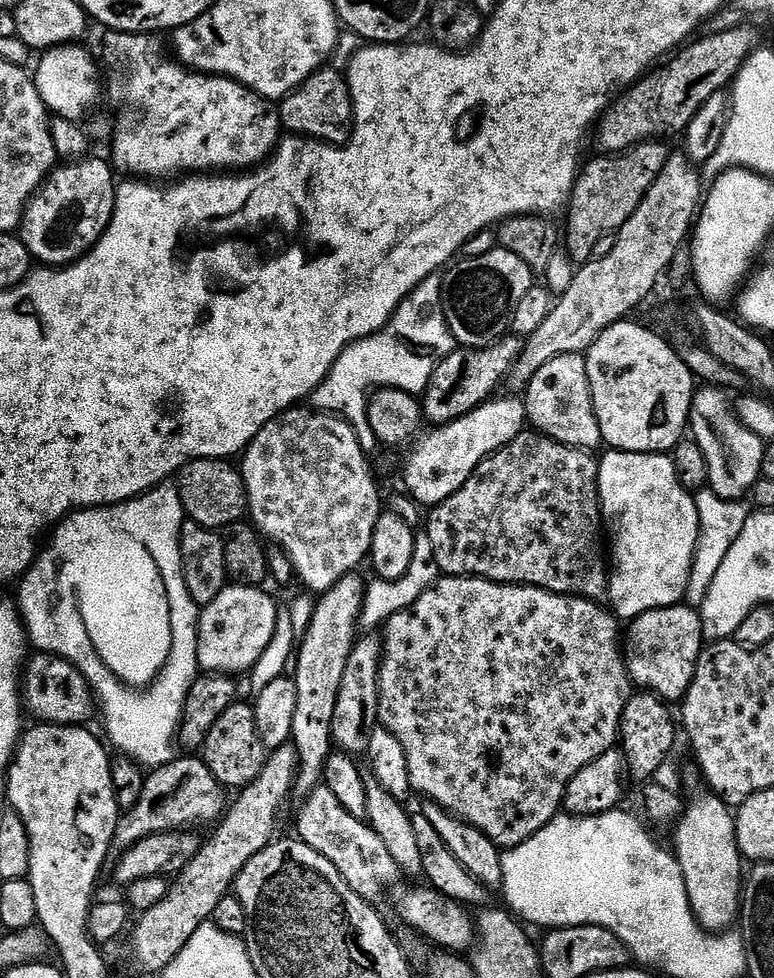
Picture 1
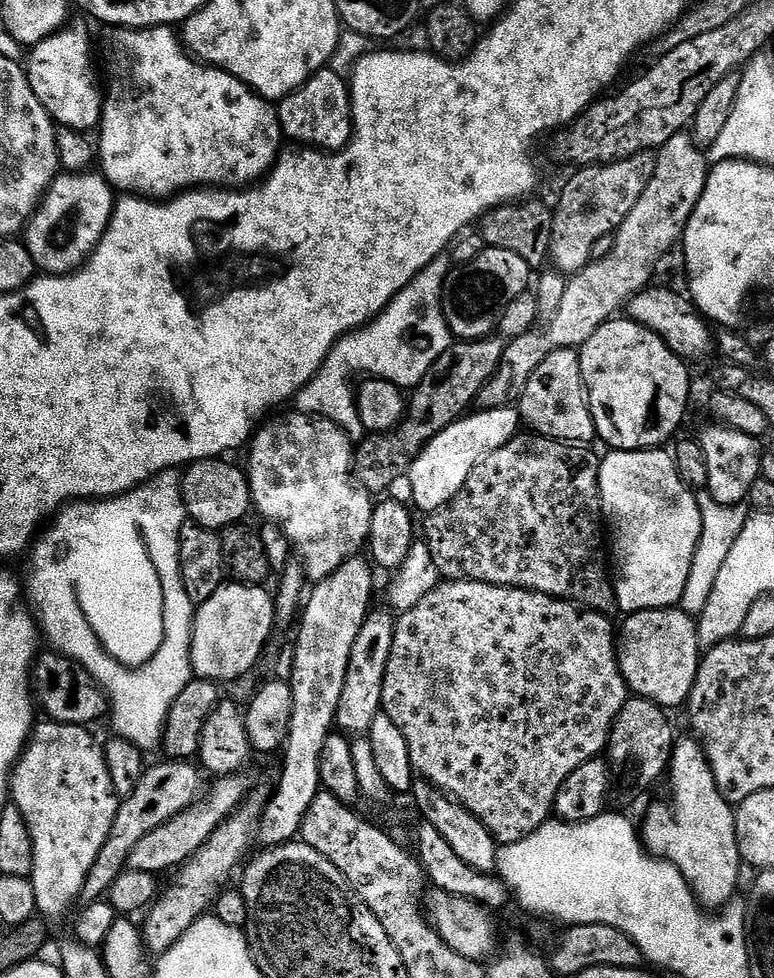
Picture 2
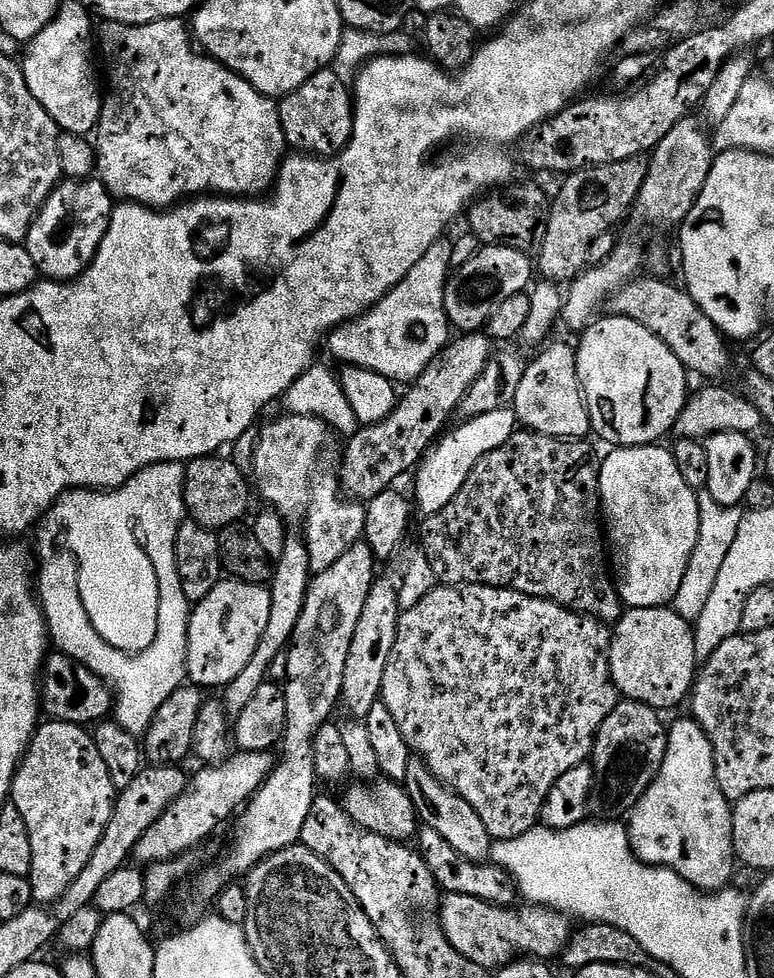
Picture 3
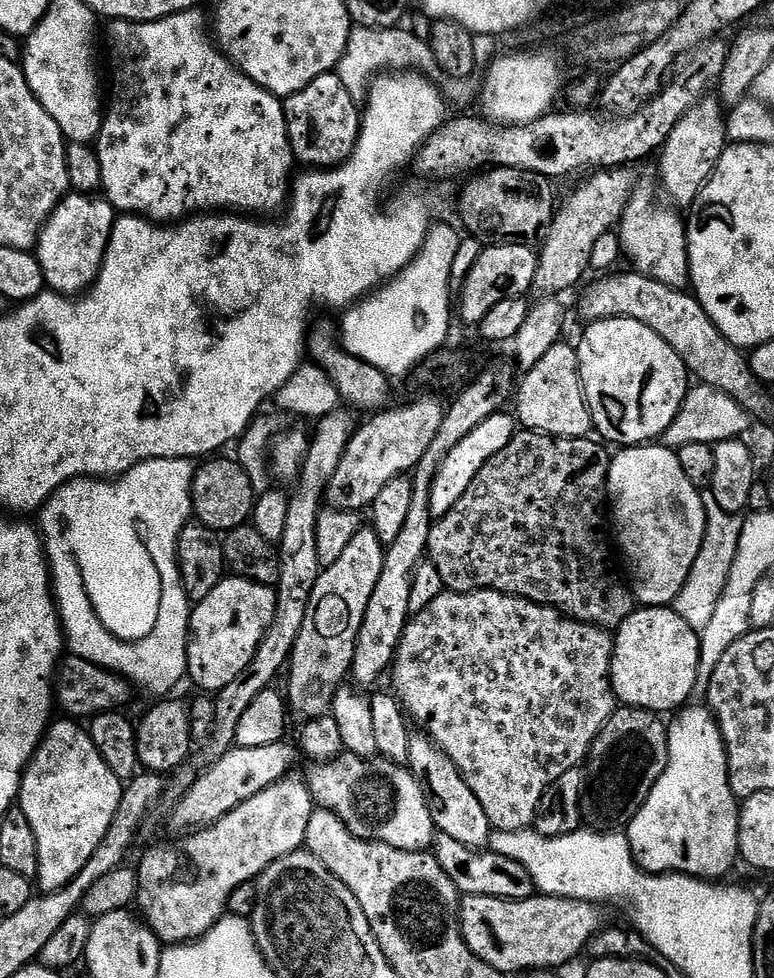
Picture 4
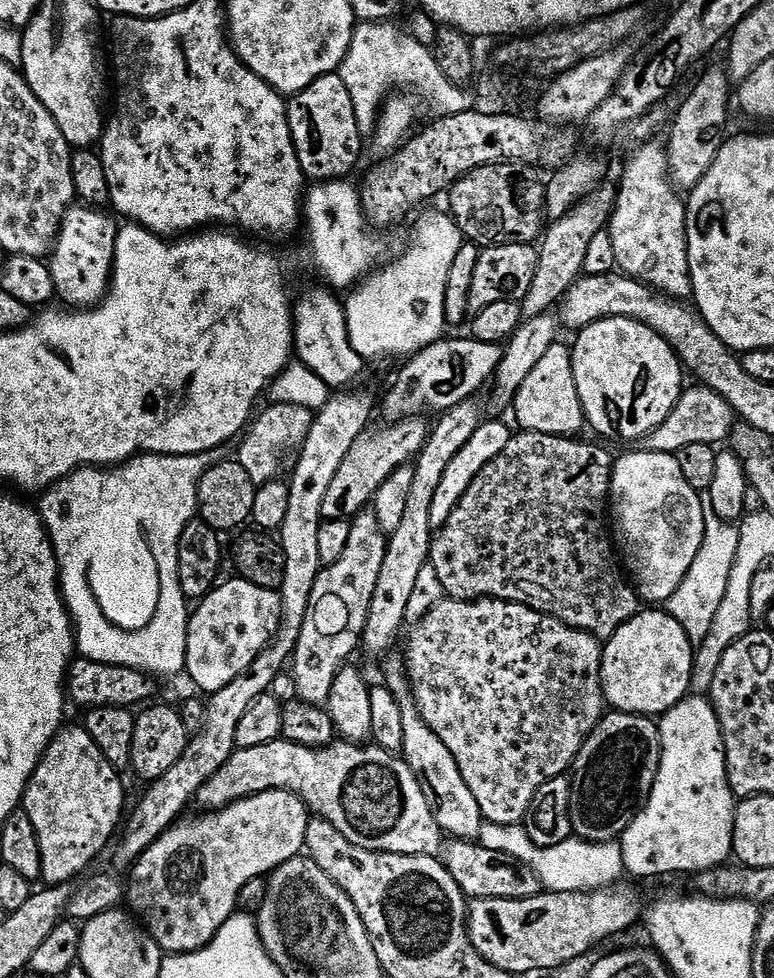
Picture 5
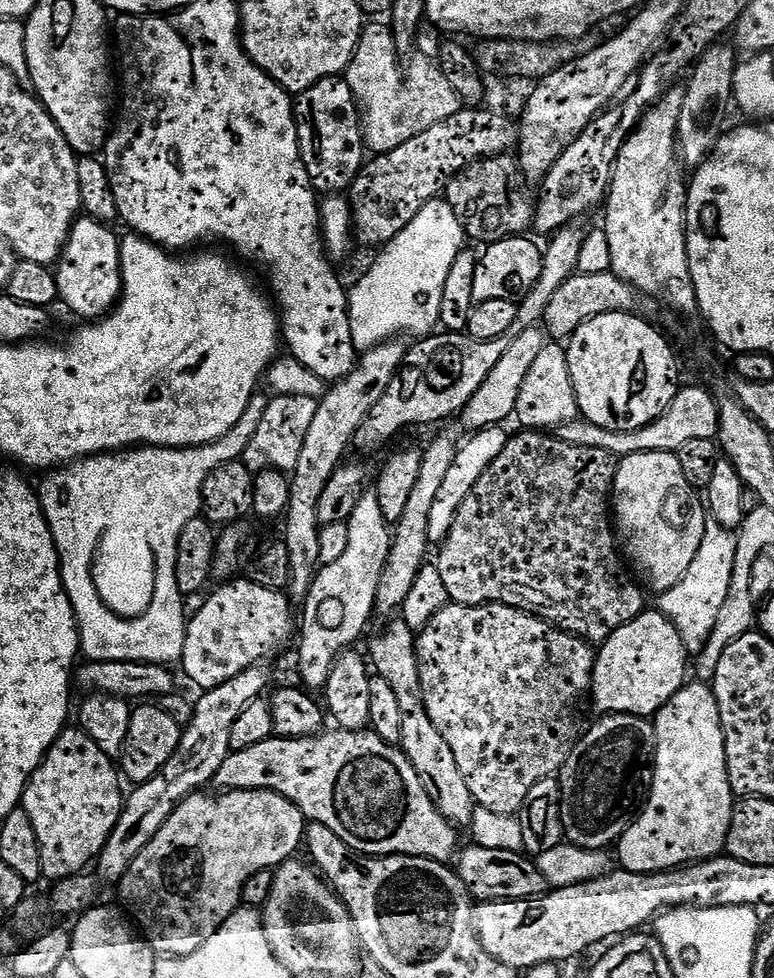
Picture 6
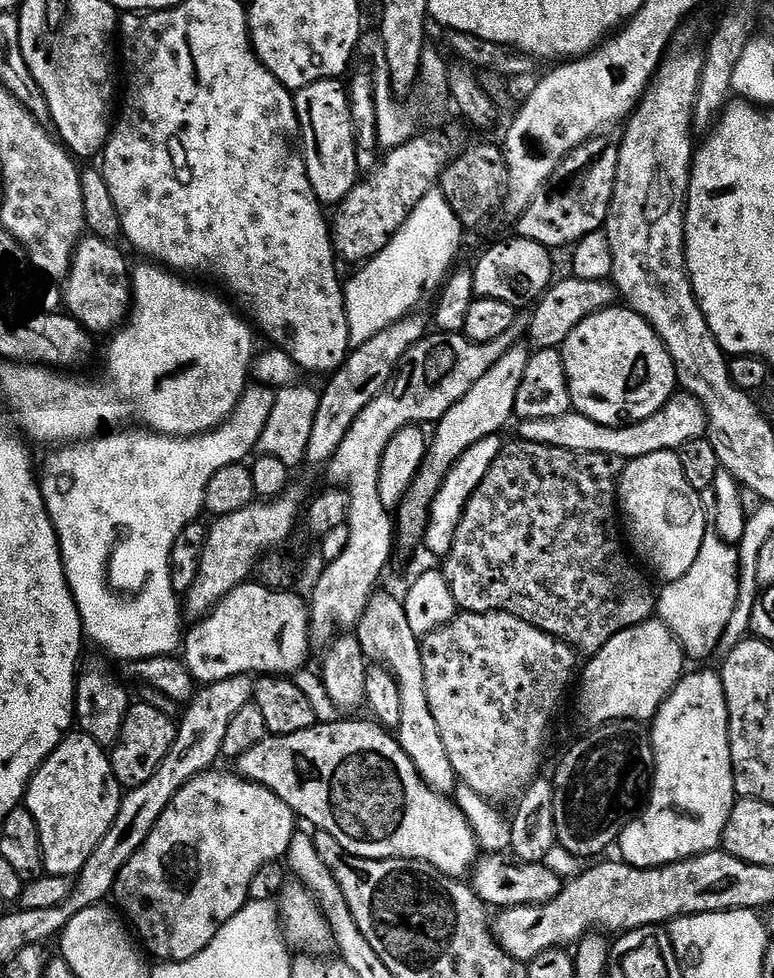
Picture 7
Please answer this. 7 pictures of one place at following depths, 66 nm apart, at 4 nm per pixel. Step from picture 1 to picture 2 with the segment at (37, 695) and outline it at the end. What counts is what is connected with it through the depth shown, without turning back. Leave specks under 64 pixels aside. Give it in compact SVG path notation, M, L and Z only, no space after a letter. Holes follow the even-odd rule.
M49 650L37 655L32 665L30 691L39 711L41 708L48 715L45 717L57 724L92 726L92 723L106 712L105 695L91 674L75 661Z

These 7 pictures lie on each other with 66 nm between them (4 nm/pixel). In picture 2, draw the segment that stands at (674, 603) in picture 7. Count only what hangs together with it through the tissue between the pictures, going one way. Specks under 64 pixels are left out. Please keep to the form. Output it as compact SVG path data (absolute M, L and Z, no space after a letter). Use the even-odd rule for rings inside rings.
M707 490L701 491L696 501L702 514L702 534L694 550L690 578L686 578L686 590L682 590L682 598L678 605L687 616L693 618L698 618L702 610L706 610L706 602L710 602L710 590L714 590L714 582L726 562L726 554L730 554L734 542L738 542L738 534L742 534L742 526L748 521L750 515L747 503L723 504L715 500Z

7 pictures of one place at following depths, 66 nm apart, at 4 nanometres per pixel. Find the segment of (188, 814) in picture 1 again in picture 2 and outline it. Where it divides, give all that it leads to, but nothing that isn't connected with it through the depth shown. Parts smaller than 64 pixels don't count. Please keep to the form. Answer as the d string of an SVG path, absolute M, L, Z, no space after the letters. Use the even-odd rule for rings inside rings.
M163 763L156 764L153 768L151 765L138 782L138 786L134 786L134 794L120 800L120 808L116 811L114 826L110 826L106 846L102 846L102 850L84 883L82 896L85 901L96 902L103 897L100 896L103 892L104 895L111 893L112 883L126 870L130 850L134 850L134 846L138 846L138 842L142 842L142 838L146 838L146 834L150 834L150 830L158 830L158 826L170 822L201 799L201 769L195 763Z

